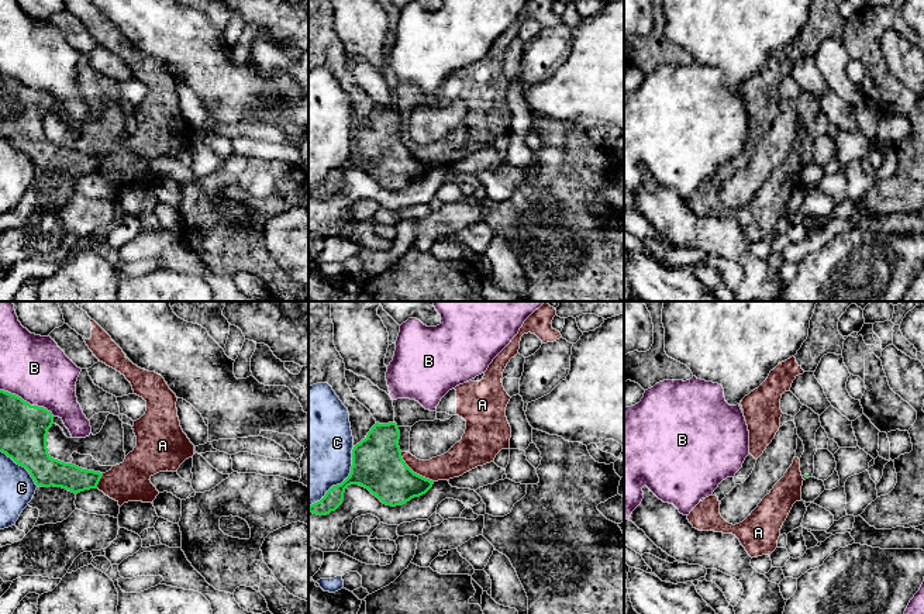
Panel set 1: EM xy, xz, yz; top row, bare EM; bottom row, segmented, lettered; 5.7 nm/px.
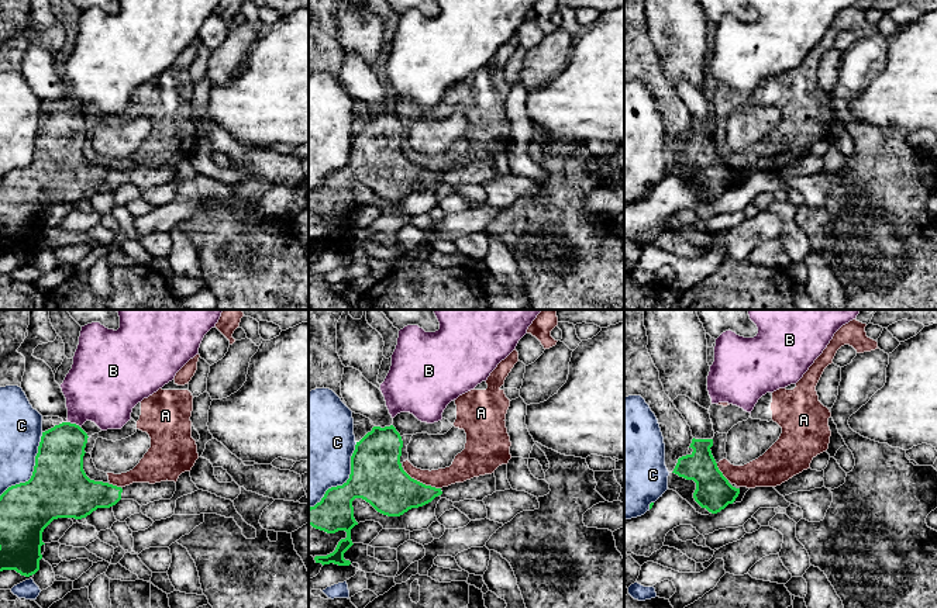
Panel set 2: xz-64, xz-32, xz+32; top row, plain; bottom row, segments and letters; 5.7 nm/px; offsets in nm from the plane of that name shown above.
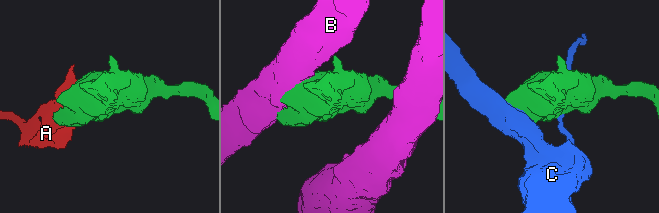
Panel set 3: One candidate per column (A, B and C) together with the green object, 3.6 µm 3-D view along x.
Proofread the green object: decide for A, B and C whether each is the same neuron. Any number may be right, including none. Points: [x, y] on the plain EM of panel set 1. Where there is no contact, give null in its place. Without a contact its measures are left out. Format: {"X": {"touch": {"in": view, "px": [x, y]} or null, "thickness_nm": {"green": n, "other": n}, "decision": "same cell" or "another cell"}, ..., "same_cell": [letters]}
{"A": {"touch": {"in": "xz", "px": [413, 157]}, "thickness_nm": {"green": 280, "other": 160}, "decision": "another cell"}, "B": {"touch": {"in": "xy", "px": [26, 86]}, "thickness_nm": {"green": 280, "other": 380}, "decision": "another cell"}, "C": {"touch": {"in": "xz", "px": [344, 165]}, "thickness_nm": {"green": 280, "other": 460}, "decision": "another cell"}, "same_cell": []}

